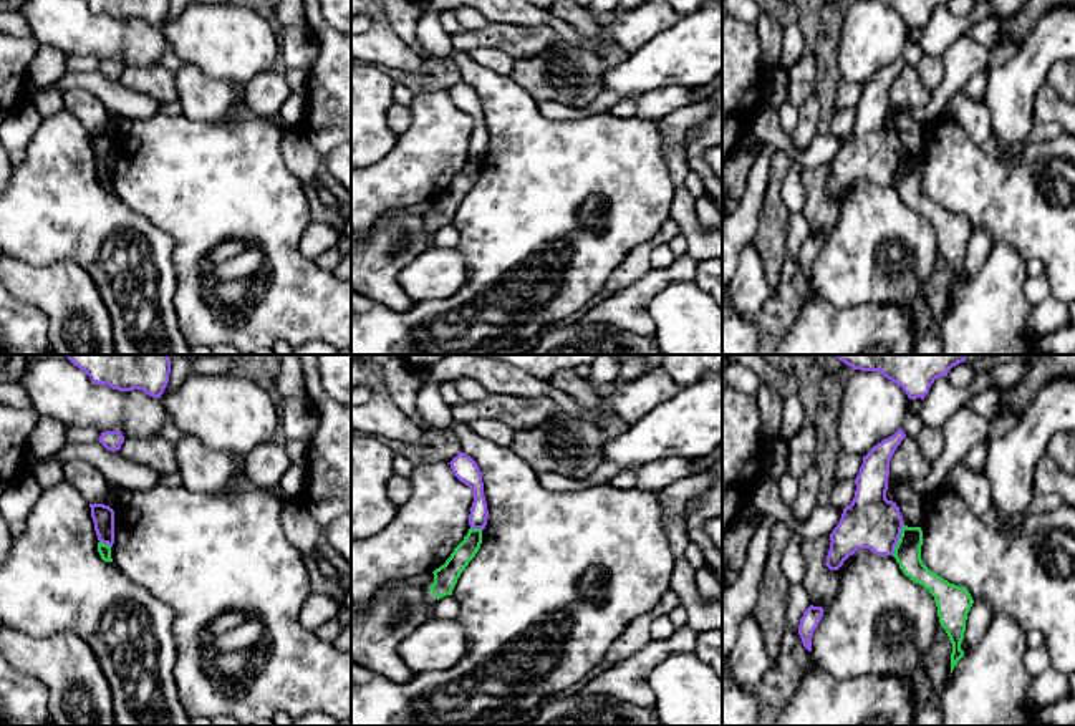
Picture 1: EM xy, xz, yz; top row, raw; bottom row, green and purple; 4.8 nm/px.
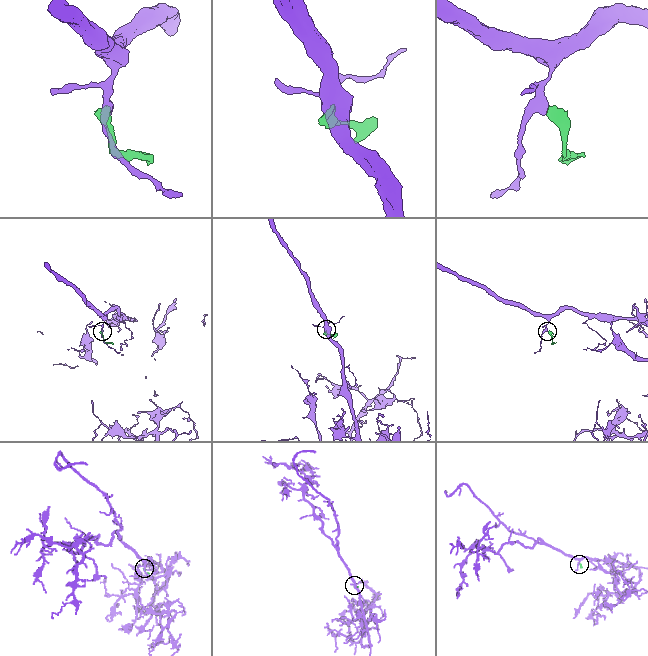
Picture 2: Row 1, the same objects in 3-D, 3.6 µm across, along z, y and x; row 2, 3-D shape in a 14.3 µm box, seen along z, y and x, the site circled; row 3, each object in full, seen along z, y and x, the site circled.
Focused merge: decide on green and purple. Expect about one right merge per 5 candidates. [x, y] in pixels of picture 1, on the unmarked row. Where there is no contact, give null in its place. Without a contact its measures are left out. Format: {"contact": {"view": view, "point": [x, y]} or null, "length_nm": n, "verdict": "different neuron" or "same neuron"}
{"contact": {"view": "yz", "point": [900, 168]}, "length_nm": 160, "verdict": "different neuron"}

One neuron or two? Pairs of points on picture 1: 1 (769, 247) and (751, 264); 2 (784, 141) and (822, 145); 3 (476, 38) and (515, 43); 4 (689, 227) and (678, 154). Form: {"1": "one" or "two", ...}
{"1": "two", "2": "one", "3": "one", "4": "one"}

